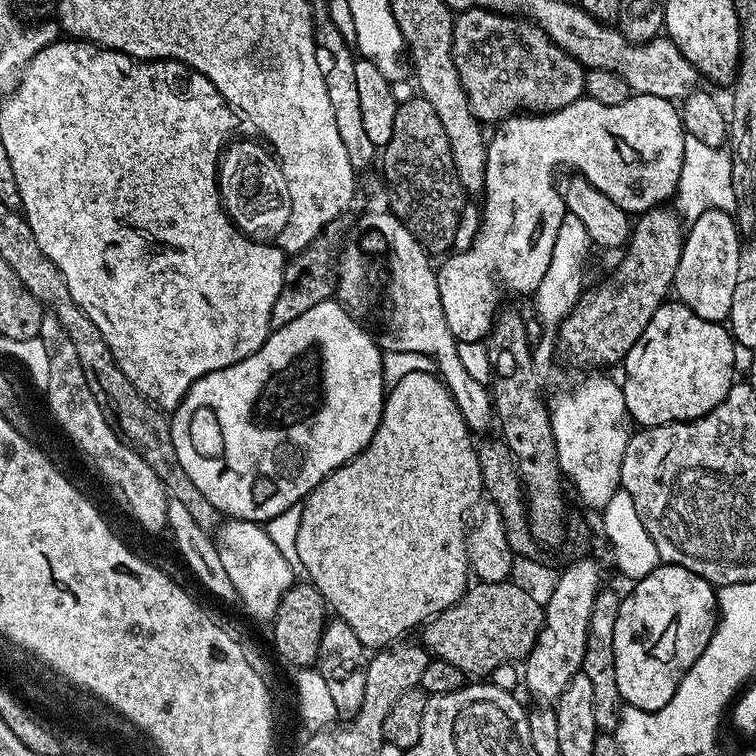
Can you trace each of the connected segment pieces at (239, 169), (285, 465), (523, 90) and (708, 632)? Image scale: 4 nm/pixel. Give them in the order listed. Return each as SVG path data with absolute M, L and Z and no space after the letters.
M250 140L231 141L221 157L217 169L220 200L233 224L247 235L266 232L278 219L285 220L290 214L289 186L282 174L279 161L265 146Z
M335 298L323 300L318 302L318 306L310 306L306 314L294 318L294 322L275 329L266 343L242 362L234 366L226 366L222 370L214 370L198 378L194 386L190 386L184 400L170 416L174 450L178 450L178 462L182 470L186 470L188 477L194 481L194 486L198 486L202 494L206 494L206 502L210 502L210 506L214 506L225 517L234 520L270 521L278 514L282 514L282 510L301 503L304 497L313 492L331 472L343 466L348 460L353 460L368 446L370 438L374 438L374 430L378 430L380 425L386 385L382 370L384 352L377 344L375 335L369 329L367 332L363 327L367 328L339 300Z
M467 8L466 11L459 13L452 21L452 57L454 58L454 66L458 70L458 78L462 80L462 90L466 90L468 109L474 113L477 120L483 122L485 125L492 123L492 125L495 125L501 120L507 120L509 116L519 113L521 110L528 114L557 112L566 106L570 106L570 102L574 102L584 96L584 73L586 71L584 65L576 61L570 54L566 54L566 50L559 48L559 46L541 30L539 24L533 24L532 21L519 16L502 12L492 12L489 8Z
M661 563L652 573L646 574L641 580L635 581L631 587L632 593L628 597L625 595L621 599L617 622L614 625L614 666L617 668L618 690L621 691L621 698L627 707L641 708L647 712L656 712L662 706L666 706L666 702L670 702L670 698L674 698L674 690L678 690L678 686L682 682L684 675L690 670L690 666L694 666L694 662L698 662L700 655L709 651L708 643L716 629L718 592L706 578L694 574L694 570L686 570L677 564L666 563Z

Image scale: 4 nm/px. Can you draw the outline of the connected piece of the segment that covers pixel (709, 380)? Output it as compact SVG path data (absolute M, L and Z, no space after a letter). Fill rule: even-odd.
M679 302L662 303L622 361L629 417L637 420L640 428L653 428L710 414L732 390L736 345L723 323L698 318L694 310Z

